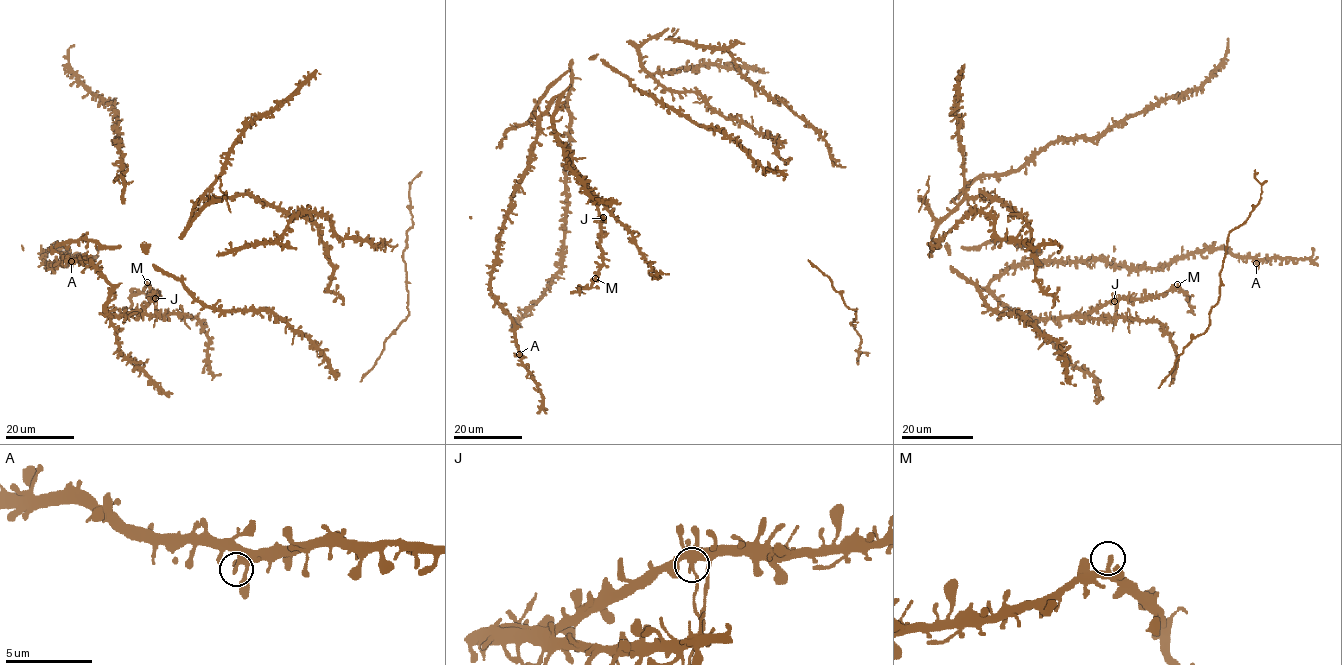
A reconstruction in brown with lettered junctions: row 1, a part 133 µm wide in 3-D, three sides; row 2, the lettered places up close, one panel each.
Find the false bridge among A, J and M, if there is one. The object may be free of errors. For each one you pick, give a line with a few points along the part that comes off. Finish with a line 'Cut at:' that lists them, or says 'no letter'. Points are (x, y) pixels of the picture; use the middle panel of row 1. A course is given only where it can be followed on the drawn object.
Cut at: J

